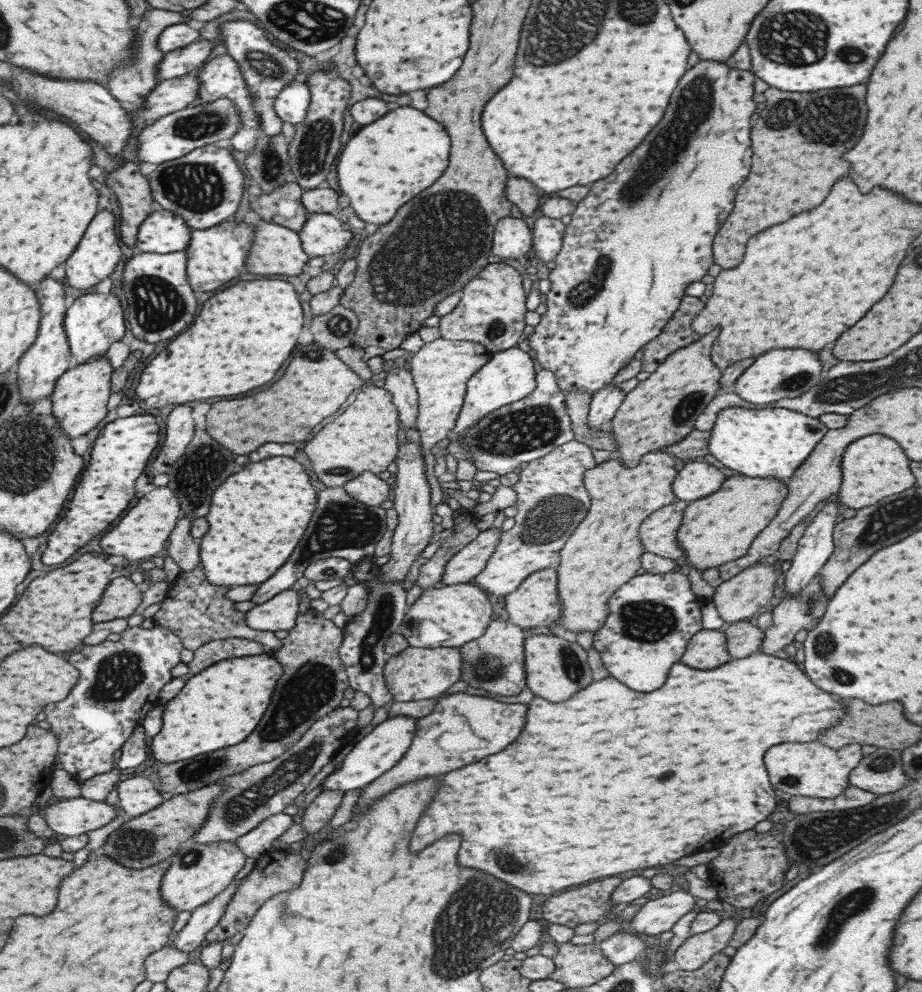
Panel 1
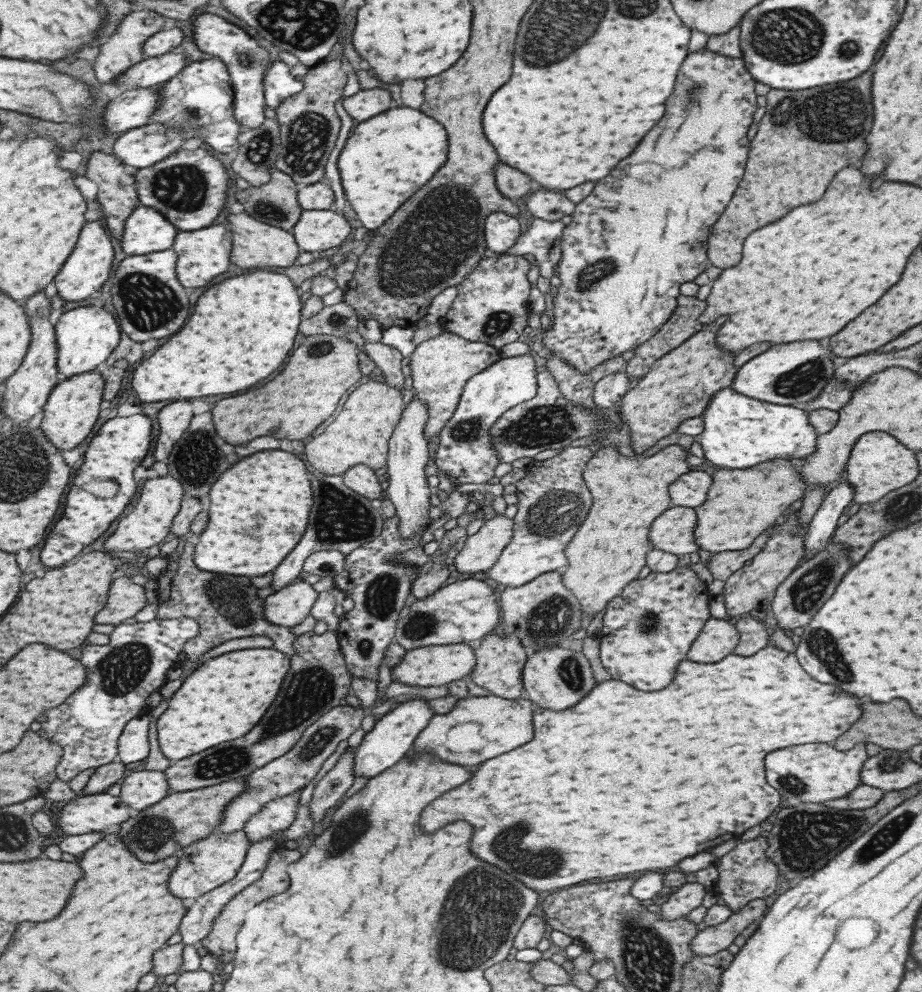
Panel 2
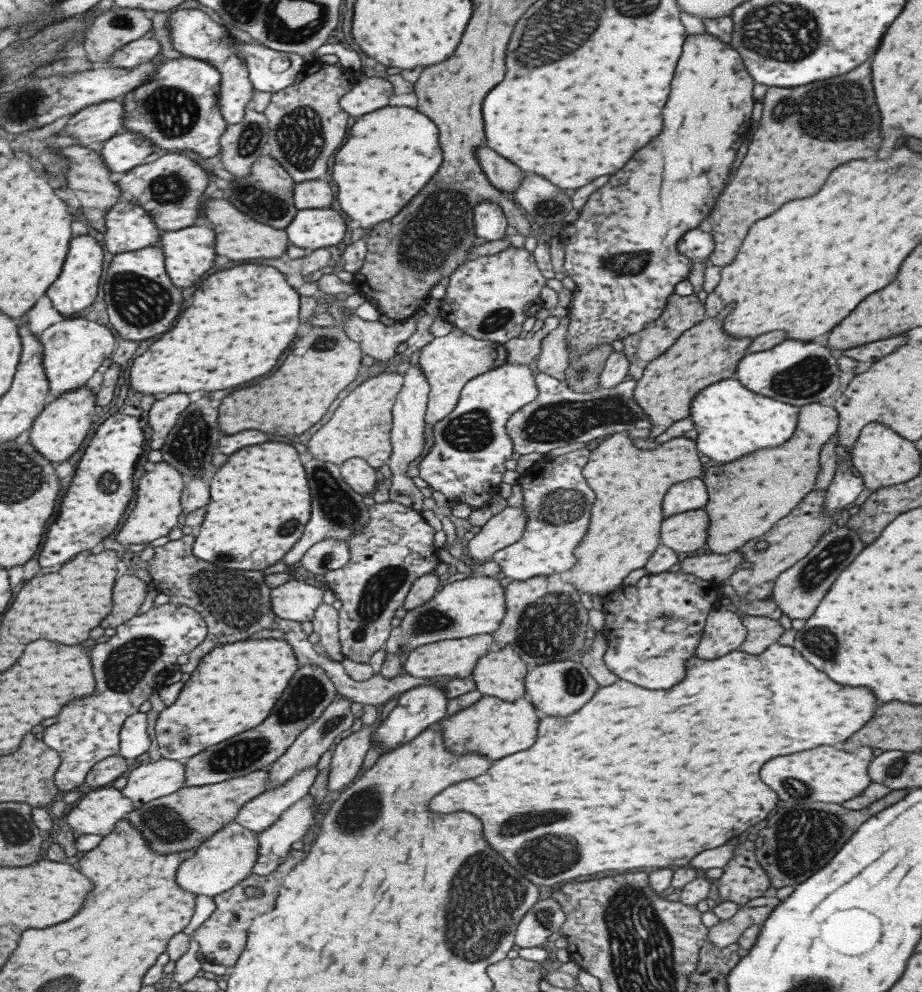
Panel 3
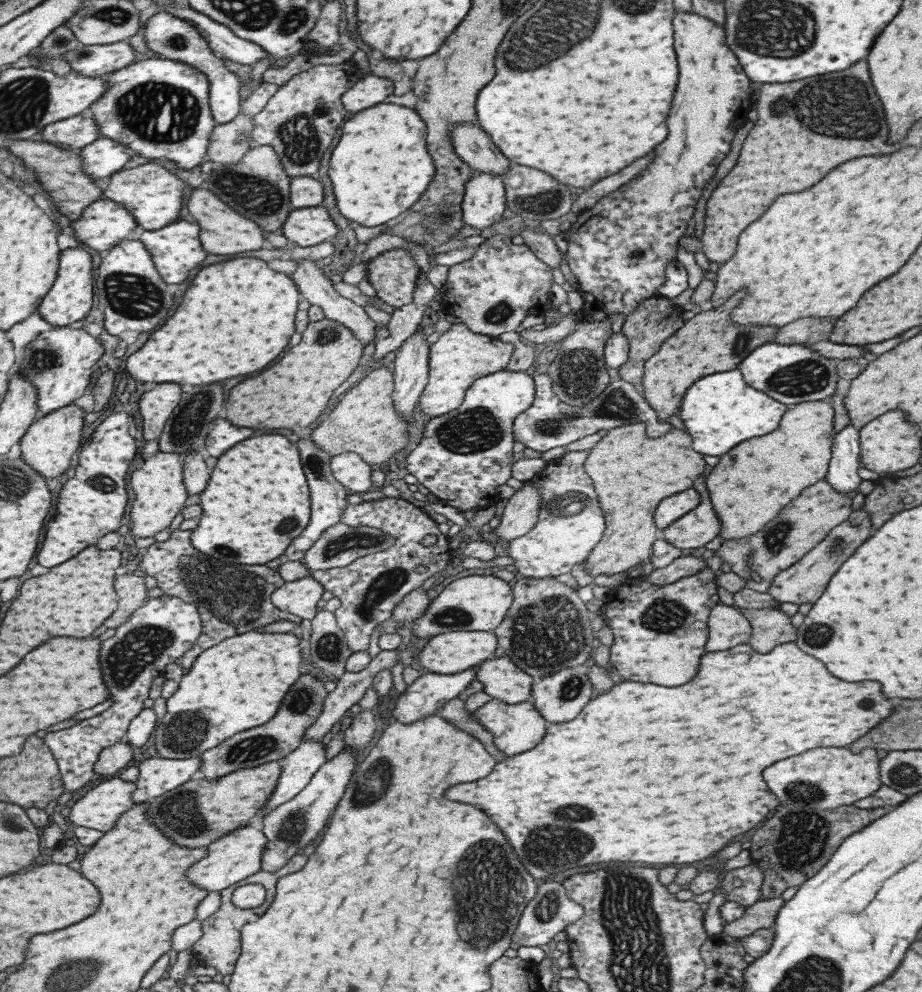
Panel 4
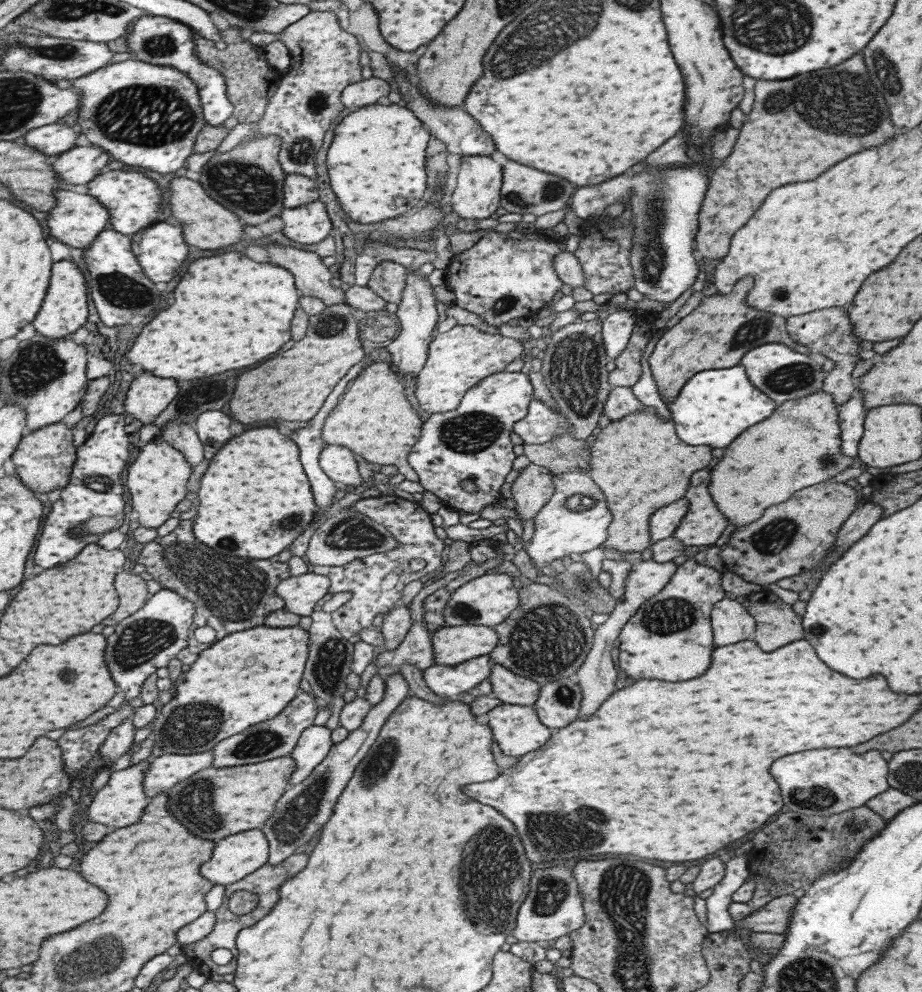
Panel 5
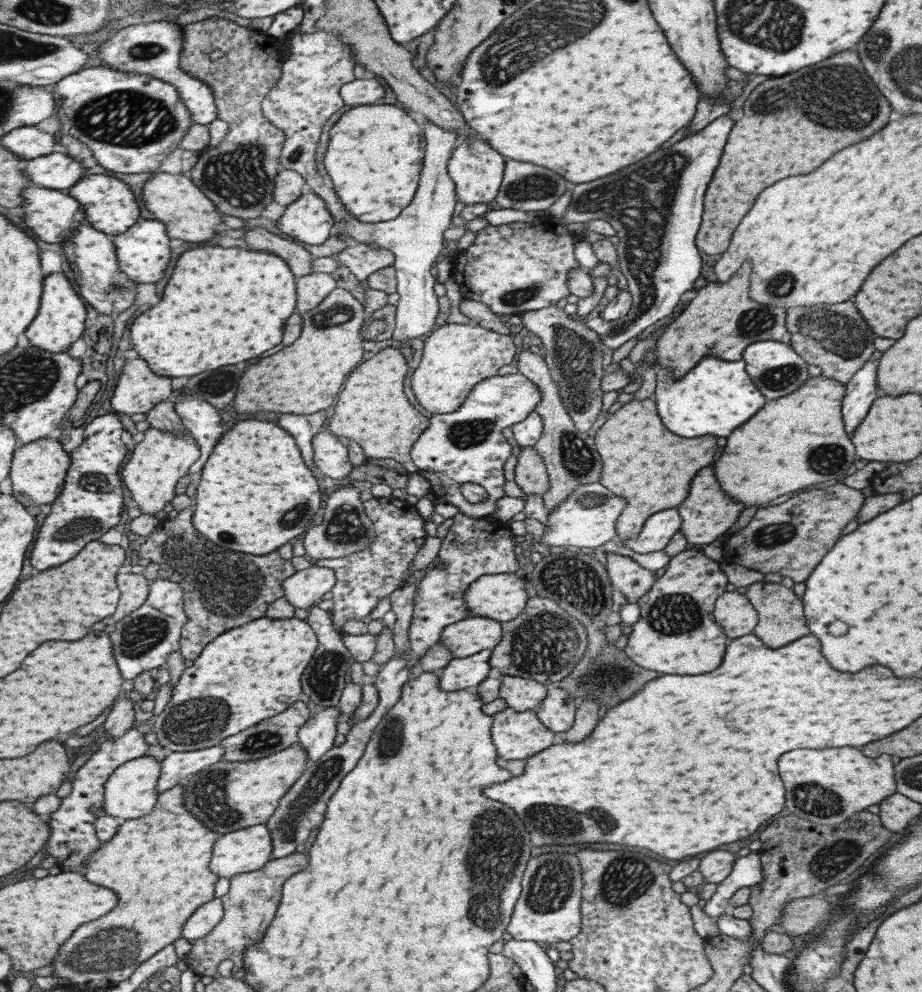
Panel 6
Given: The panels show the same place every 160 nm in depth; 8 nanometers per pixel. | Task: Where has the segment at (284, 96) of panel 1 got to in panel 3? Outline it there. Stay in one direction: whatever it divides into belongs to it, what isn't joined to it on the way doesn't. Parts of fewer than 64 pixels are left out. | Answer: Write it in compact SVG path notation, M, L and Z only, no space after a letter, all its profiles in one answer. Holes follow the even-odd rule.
M239 42L236 50L248 65L254 87L272 95L292 85L306 66L303 55L276 51L265 45Z

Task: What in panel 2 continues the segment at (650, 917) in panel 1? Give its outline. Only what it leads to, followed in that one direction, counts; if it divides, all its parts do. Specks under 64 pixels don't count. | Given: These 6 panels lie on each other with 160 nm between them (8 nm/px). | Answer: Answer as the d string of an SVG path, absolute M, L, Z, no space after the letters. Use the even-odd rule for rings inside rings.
M695 882L682 884L677 891L670 893L665 899L659 900L659 916L670 921L685 917L688 912L701 904L701 898L706 893L703 885Z

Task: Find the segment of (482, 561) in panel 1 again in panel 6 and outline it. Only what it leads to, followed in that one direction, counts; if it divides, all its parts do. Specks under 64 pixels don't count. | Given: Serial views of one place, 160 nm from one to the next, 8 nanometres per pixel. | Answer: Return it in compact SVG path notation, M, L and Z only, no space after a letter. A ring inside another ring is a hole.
M520 447L514 467L514 482L524 494L539 494L548 489L545 461L534 447Z

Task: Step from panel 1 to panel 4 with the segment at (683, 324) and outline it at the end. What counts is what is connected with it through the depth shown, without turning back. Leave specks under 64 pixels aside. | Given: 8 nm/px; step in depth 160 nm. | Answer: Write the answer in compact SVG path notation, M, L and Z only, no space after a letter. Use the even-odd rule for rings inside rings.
M653 296L643 299L625 318L621 332L628 340L627 360L617 368L619 379L638 386L642 380L644 362L655 354L661 343L675 332L684 322L681 319L681 307L671 303L671 297Z

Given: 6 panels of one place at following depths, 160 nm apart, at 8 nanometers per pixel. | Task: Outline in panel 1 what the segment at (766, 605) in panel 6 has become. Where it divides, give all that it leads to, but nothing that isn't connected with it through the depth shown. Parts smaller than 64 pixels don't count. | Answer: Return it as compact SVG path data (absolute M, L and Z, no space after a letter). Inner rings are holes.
M751 620L731 623L722 633L725 636L725 648L731 659L759 653L764 632Z

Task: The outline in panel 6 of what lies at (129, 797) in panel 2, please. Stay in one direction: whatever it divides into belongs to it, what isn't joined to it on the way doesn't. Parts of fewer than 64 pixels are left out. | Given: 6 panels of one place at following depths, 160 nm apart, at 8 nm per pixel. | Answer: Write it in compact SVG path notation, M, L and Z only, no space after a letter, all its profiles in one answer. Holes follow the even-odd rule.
M217 745L189 752L172 752L162 761L162 773L157 788L162 793L186 783L192 775L222 761L225 751L223 745Z

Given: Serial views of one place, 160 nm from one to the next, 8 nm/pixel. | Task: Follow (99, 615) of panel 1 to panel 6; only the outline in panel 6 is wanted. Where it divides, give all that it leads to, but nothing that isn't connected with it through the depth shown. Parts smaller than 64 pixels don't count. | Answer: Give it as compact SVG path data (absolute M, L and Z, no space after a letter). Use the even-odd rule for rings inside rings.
M125 570L119 573L117 582L118 588L121 588L121 604L117 606L115 614L101 620L105 625L117 624L131 613L135 613L144 607L150 596L152 582L142 573L133 574Z

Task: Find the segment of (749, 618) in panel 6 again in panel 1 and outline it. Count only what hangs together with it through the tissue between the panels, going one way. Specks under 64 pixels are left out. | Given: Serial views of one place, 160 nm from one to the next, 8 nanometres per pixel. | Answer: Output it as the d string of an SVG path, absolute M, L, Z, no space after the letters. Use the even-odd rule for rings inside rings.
M701 629L688 641L685 654L681 656L681 664L709 670L717 668L723 662L729 662L730 656L725 648L725 636L719 630Z

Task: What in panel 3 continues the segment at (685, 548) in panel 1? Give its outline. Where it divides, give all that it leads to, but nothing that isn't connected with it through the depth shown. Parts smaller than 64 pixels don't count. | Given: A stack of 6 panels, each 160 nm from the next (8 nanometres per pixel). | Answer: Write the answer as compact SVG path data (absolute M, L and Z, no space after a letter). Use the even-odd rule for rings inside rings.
M811 403L800 406L796 417L796 425L791 438L780 444L779 448L765 448L761 452L749 452L748 455L740 456L728 463L710 463L704 467L701 479L709 494L707 504L703 506L709 516L705 548L709 548L712 553L725 555L737 550L755 536L759 538L779 518L783 518L785 514L788 515L793 507L814 488L820 469L818 453L827 439L836 432L838 414L832 406Z

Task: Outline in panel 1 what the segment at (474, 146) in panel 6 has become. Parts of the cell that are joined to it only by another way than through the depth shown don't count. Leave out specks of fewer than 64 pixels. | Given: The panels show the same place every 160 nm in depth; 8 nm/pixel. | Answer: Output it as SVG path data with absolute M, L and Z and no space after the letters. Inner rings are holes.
M506 216L494 225L491 255L517 259L518 256L527 254L531 248L531 232L523 218Z

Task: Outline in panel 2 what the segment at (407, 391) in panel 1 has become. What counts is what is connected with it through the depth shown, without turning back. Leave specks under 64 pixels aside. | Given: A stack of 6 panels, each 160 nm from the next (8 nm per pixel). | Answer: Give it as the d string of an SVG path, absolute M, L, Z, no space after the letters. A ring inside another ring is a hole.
M381 341L364 343L363 348L377 372L385 378L384 382L402 392L404 377L401 374L401 359L404 356L396 348L381 344Z

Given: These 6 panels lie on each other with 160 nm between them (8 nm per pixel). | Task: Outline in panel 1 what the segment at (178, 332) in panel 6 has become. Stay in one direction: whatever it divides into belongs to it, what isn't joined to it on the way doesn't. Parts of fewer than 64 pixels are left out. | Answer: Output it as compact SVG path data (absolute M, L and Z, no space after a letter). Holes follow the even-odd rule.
M278 279L239 282L207 300L197 324L177 336L142 370L134 394L141 408L187 404L205 398L237 396L271 382L291 358L303 332L303 304L291 282Z

